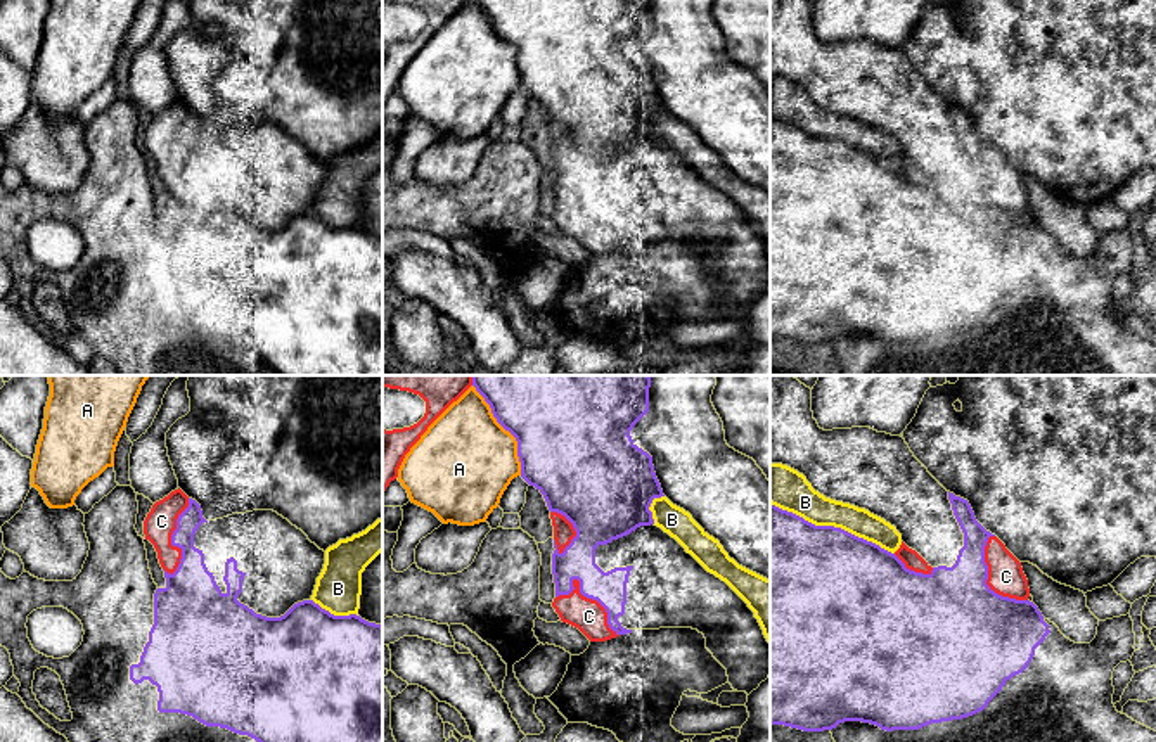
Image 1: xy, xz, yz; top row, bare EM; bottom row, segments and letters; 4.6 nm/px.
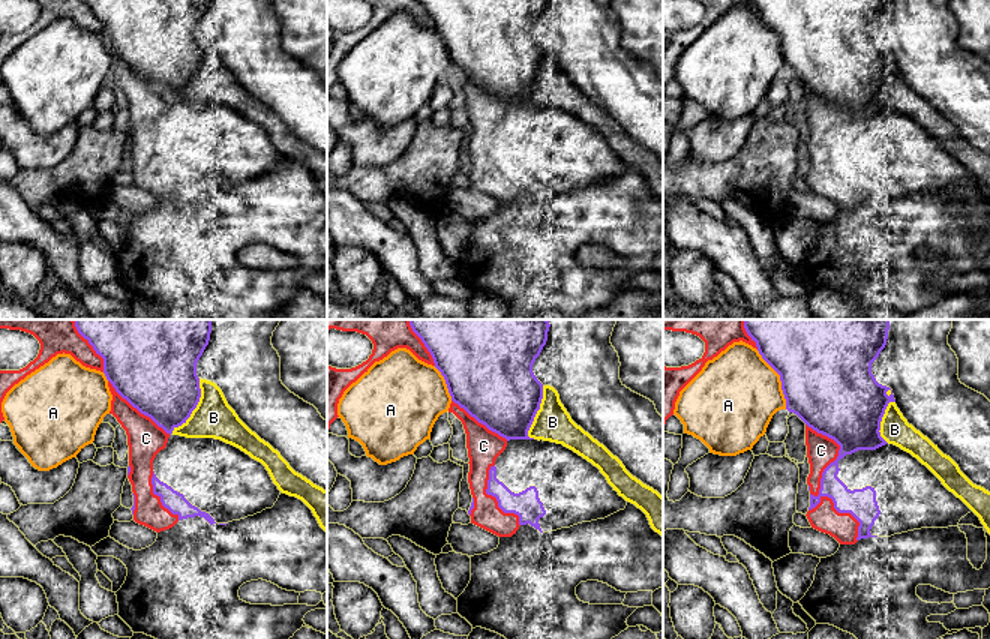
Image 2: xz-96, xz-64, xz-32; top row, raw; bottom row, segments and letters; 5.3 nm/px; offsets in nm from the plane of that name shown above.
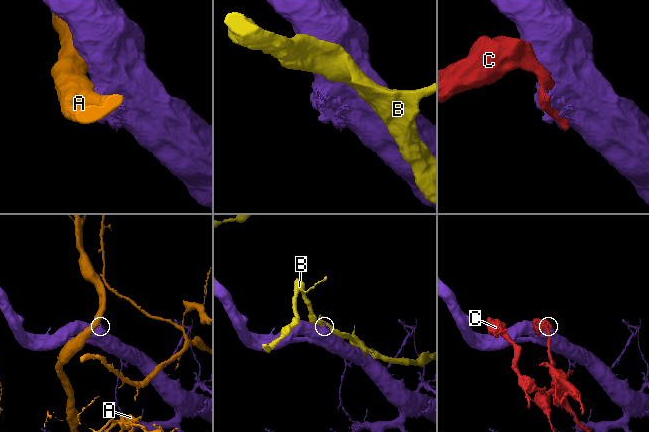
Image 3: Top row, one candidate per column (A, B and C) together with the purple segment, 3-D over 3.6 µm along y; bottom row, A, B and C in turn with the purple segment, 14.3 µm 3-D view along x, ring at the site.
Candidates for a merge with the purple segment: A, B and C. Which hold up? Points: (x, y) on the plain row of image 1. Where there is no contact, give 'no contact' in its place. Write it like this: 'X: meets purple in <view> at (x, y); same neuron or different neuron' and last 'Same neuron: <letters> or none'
A: meets purple in xz at (507, 42); different neuron
B: meets purple in yz at (833, 139); different neuron
C: meets purple in xz at (585, 208); different neuron
Same neuron: none

